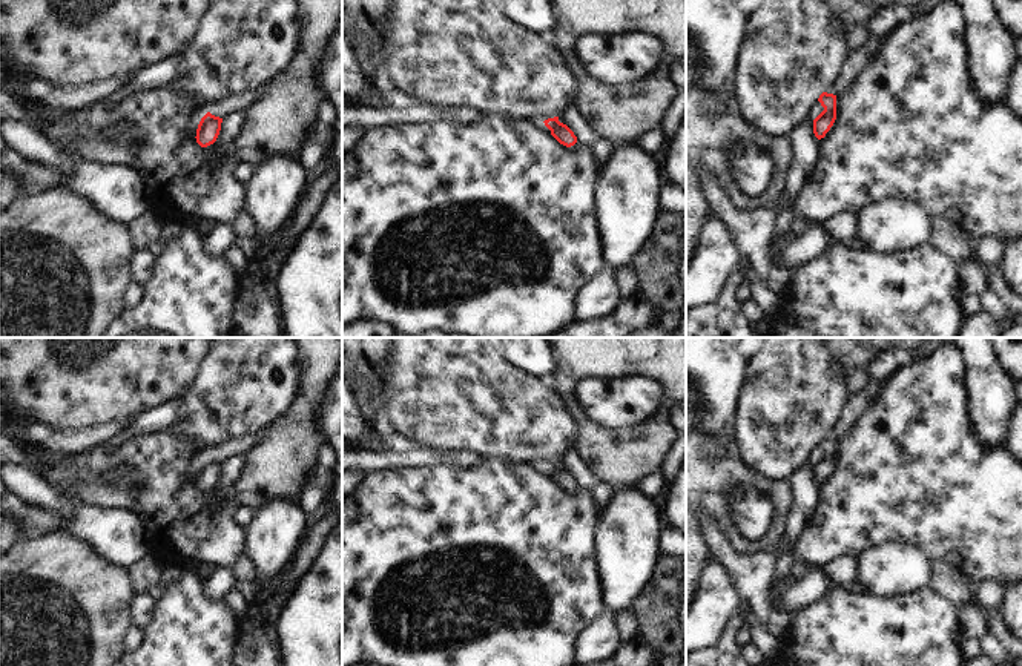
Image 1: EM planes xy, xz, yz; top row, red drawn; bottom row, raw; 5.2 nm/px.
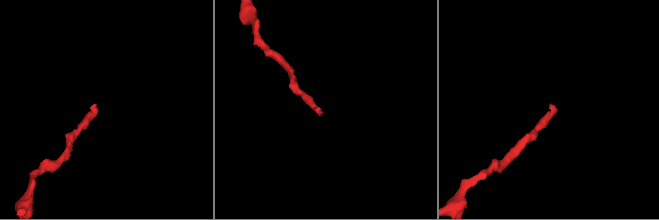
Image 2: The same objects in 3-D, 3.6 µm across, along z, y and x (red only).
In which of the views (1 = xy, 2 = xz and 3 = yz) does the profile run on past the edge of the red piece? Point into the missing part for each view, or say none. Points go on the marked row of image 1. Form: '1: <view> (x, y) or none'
1: none
2: none
3: none

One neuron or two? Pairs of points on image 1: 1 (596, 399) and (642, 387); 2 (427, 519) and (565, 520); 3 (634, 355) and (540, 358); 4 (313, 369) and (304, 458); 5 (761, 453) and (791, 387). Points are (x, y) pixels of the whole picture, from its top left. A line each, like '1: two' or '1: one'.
1: one
2: one
3: two
4: one
5: one

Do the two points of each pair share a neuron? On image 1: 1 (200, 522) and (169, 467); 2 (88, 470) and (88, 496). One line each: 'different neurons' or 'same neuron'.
1: same neuron
2: different neurons

